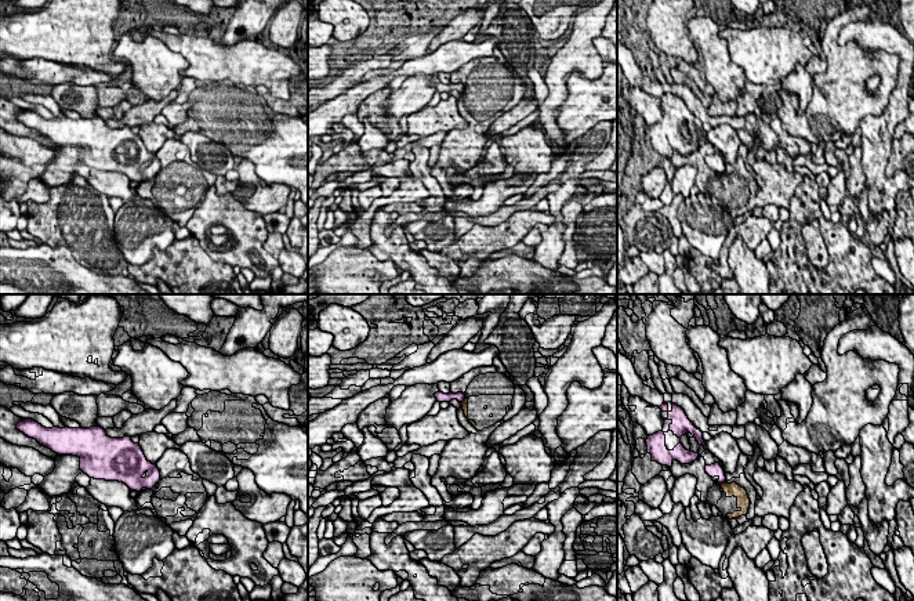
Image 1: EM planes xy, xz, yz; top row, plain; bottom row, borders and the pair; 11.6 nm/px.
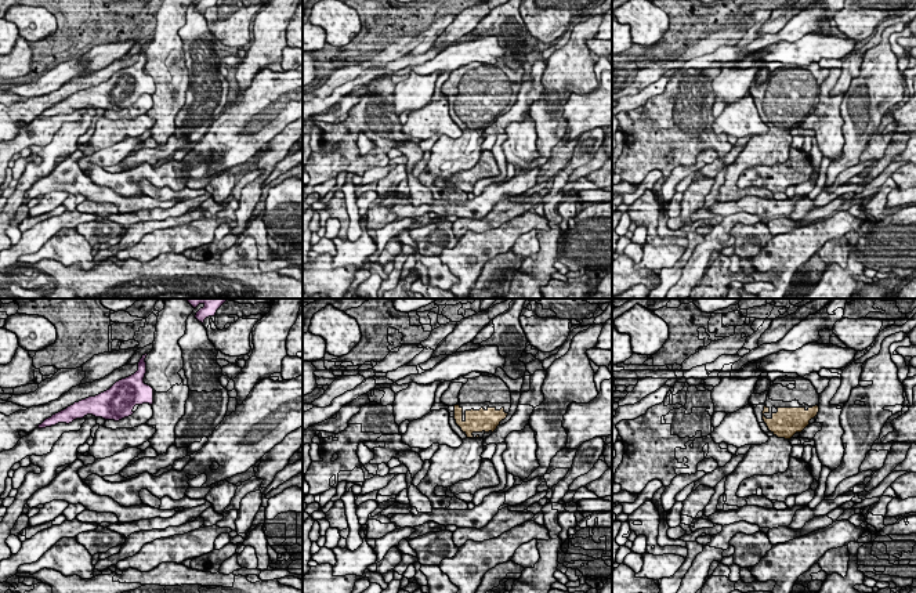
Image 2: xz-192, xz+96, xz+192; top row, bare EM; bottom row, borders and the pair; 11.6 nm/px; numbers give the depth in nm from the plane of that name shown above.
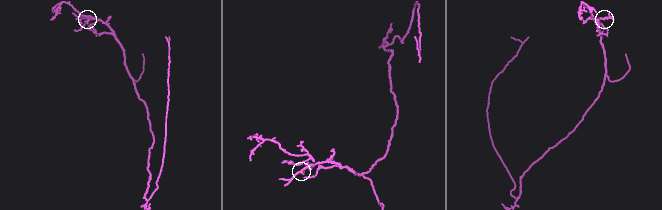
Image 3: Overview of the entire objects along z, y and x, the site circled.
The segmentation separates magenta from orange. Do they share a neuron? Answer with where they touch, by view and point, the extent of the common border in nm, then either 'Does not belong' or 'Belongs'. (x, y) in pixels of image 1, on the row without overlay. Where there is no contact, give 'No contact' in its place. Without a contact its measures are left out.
Touches magenta at yz (721, 173). Shared border 70 nm. Does not belong

